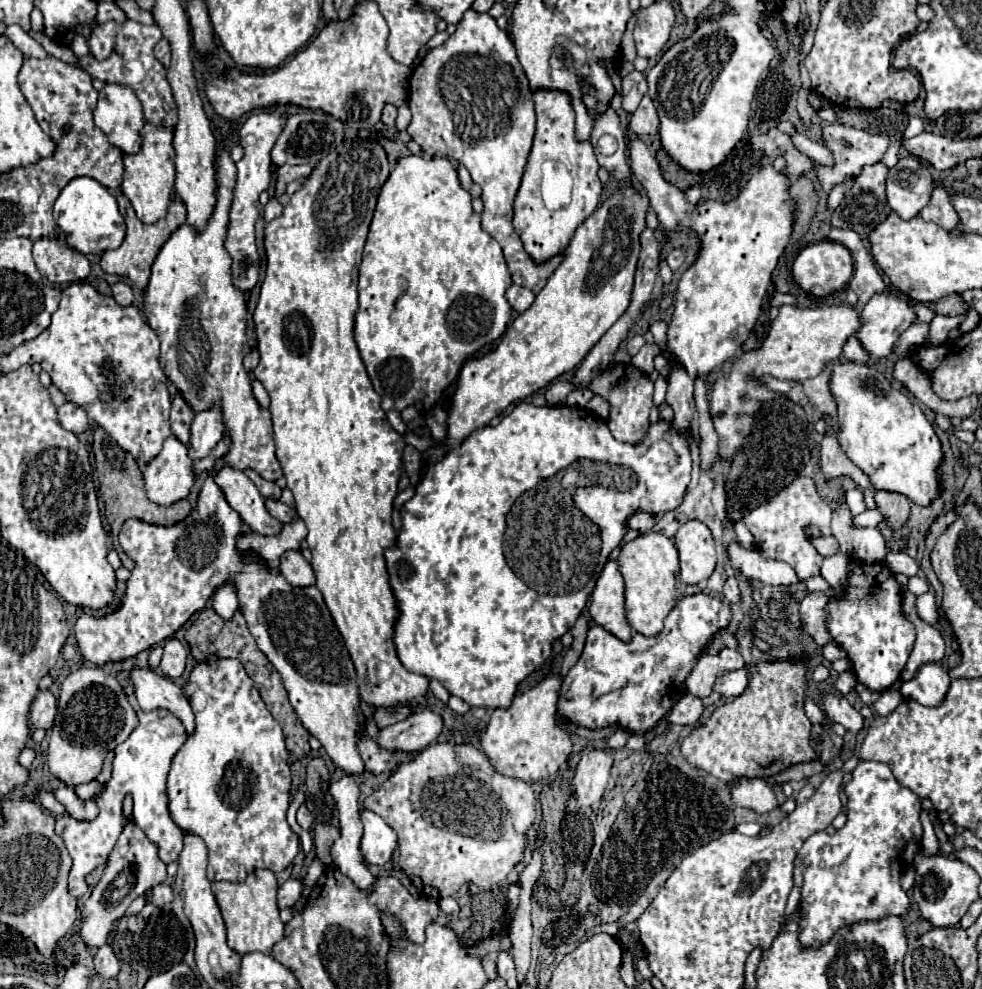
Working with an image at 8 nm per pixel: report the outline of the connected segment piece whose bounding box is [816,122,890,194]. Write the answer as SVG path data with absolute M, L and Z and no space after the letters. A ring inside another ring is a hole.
M828 124L822 128L822 136L824 136L824 142L826 142L826 148L832 152L832 158L834 158L834 164L832 166L818 166L816 168L816 178L822 186L822 192L830 194L830 190L850 178L856 178L856 174L860 174L860 170L866 166L866 164L872 164L872 162L878 162L884 154L886 154L886 148L890 144L888 136L882 136L882 134L870 134L866 130L858 130L858 128L848 128L844 124Z

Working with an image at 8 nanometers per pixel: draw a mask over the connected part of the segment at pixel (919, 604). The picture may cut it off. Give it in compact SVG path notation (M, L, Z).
M926 592L926 594L920 594L916 596L916 610L918 610L918 616L930 624L930 626L936 626L938 624L938 606L936 606L936 598L934 598L934 592Z

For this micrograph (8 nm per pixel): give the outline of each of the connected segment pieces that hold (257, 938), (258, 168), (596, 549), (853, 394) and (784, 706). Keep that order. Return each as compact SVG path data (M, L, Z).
M268 868L254 870L246 876L244 882L212 882L212 890L216 894L216 902L220 906L226 932L228 946L238 954L248 952L264 952L270 954L272 946L284 938L284 924L280 922L280 910L276 906L276 876Z
M258 110L254 114L248 116L248 120L244 122L242 130L240 130L240 144L244 148L244 158L236 164L236 184L234 184L234 196L232 196L232 206L230 206L230 222L228 222L228 232L226 232L226 240L224 240L224 248L232 258L232 284L234 288L242 290L244 294L248 294L250 290L254 290L256 282L258 282L258 262L260 256L256 254L256 236L254 236L254 224L258 220L258 196L260 192L264 192L270 184L270 158L268 158L268 150L272 150L272 142L276 142L276 134L280 134L280 126L284 126L286 116L284 114L276 114L276 112L266 112L266 110Z
M520 402L506 418L502 418L498 426L484 426L472 432L458 448L450 450L444 460L426 470L424 480L416 488L416 494L404 504L404 510L400 510L402 530L398 534L398 542L394 548L386 550L390 584L400 608L400 618L396 622L394 636L400 662L410 672L440 680L450 694L460 696L470 706L476 708L510 706L516 694L516 686L548 660L552 642L566 634L574 626L580 612L584 610L586 600L594 590L594 584L608 560L608 554L624 538L626 520L636 510L658 514L678 508L690 482L690 470L692 458L686 438L664 420L652 424L646 438L640 444L624 444L612 436L604 420L596 418L586 408L534 406L532 402Z
M842 362L840 366L834 366L830 388L838 402L838 442L846 456L870 478L872 486L876 490L904 494L910 502L918 506L932 504L940 494L938 468L942 464L942 444L922 410L918 406L912 406L910 400L898 388L894 388L880 370L866 364Z
M798 654L790 660L754 664L750 668L748 688L732 702L718 706L704 724L692 728L692 732L682 740L680 752L686 758L686 762L730 786L740 778L768 778L790 766L816 760L818 754L810 746L812 722L804 714L806 684L808 684L806 672L808 672L808 656L804 654Z

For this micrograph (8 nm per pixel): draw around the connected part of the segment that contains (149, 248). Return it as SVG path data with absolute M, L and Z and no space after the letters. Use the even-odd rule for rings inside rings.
M118 194L118 206L120 206L120 214L124 216L124 222L126 222L126 238L124 238L124 242L122 242L120 248L106 250L100 256L100 268L104 272L108 272L108 274L128 276L140 290L146 290L148 280L150 280L150 268L152 268L152 264L154 264L160 248L170 238L170 234L186 222L186 210L184 210L184 204L182 202L172 202L168 206L166 218L162 218L162 220L154 222L154 224L144 224L144 222L140 222L136 218L136 214L132 210L132 204L124 198L124 194Z

